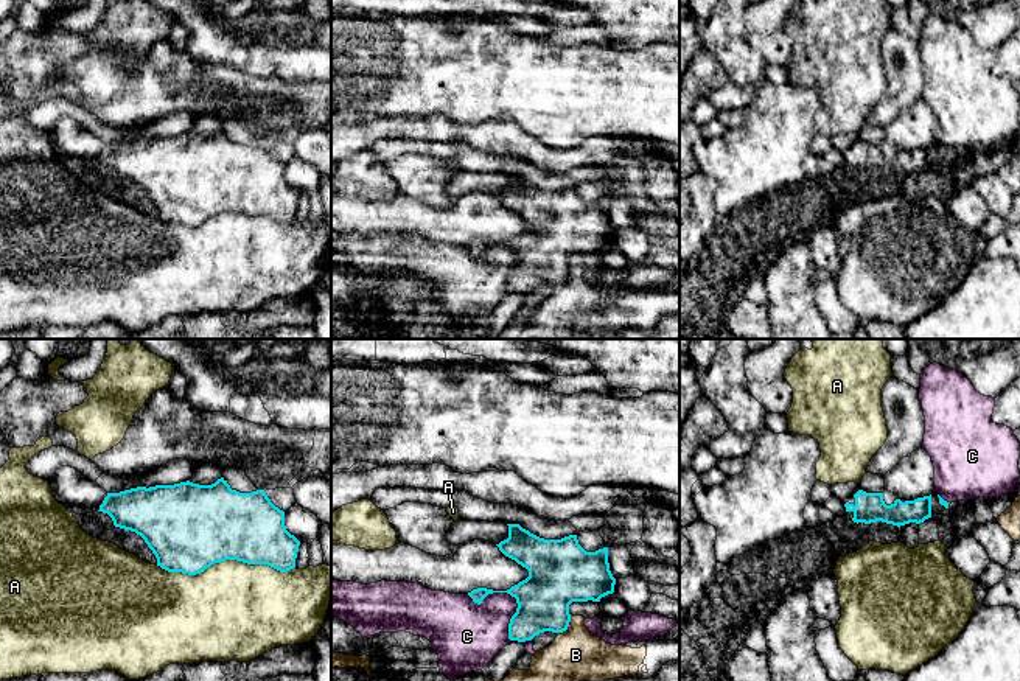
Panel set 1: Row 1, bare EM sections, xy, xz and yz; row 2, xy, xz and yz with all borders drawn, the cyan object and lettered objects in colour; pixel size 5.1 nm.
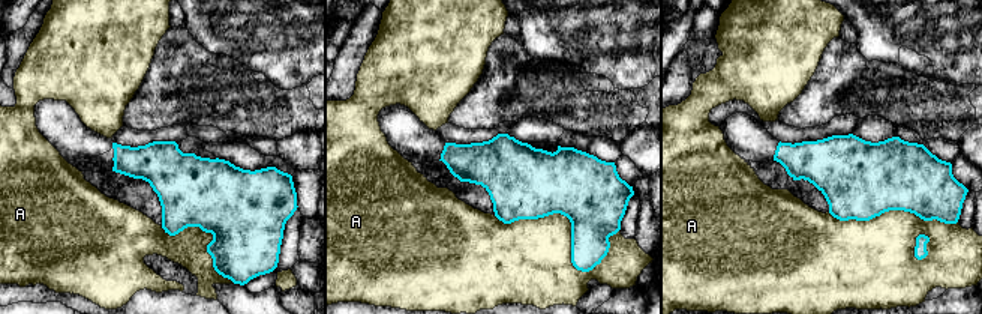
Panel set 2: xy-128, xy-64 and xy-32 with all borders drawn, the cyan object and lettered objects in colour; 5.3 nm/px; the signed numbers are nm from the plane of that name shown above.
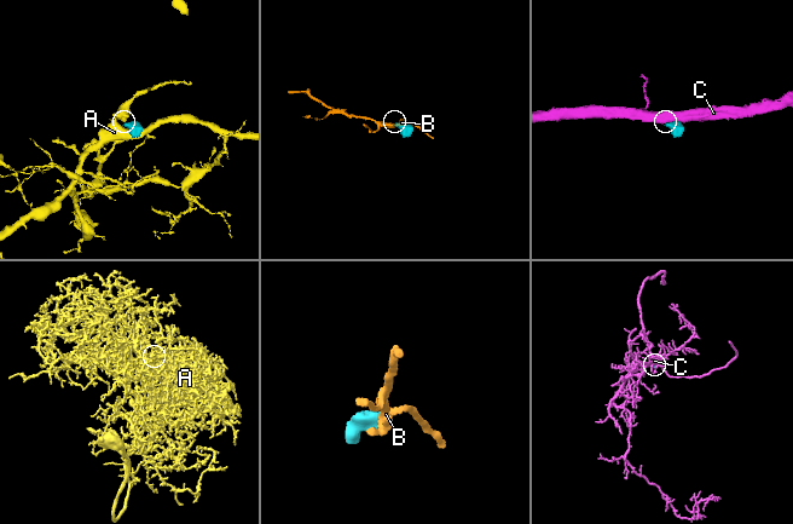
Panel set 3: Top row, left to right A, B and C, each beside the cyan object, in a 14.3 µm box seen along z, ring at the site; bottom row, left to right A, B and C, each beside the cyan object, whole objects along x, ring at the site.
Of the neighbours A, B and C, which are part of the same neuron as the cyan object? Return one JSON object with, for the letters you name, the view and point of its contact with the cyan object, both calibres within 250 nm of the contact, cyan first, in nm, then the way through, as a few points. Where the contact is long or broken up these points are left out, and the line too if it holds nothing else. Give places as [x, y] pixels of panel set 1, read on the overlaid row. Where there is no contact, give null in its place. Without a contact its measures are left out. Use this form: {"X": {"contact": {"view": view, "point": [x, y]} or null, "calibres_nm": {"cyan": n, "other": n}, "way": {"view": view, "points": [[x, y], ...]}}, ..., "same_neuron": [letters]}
{"same_neuron": []}

